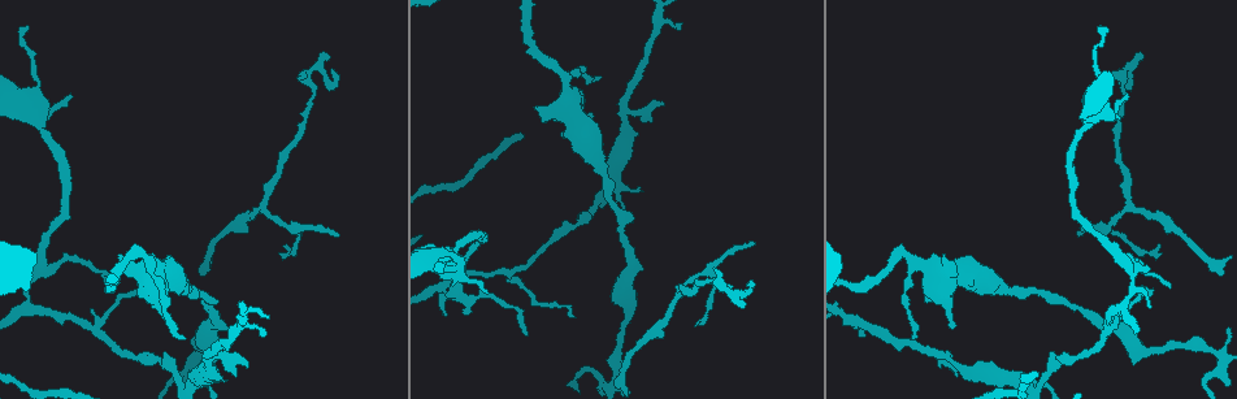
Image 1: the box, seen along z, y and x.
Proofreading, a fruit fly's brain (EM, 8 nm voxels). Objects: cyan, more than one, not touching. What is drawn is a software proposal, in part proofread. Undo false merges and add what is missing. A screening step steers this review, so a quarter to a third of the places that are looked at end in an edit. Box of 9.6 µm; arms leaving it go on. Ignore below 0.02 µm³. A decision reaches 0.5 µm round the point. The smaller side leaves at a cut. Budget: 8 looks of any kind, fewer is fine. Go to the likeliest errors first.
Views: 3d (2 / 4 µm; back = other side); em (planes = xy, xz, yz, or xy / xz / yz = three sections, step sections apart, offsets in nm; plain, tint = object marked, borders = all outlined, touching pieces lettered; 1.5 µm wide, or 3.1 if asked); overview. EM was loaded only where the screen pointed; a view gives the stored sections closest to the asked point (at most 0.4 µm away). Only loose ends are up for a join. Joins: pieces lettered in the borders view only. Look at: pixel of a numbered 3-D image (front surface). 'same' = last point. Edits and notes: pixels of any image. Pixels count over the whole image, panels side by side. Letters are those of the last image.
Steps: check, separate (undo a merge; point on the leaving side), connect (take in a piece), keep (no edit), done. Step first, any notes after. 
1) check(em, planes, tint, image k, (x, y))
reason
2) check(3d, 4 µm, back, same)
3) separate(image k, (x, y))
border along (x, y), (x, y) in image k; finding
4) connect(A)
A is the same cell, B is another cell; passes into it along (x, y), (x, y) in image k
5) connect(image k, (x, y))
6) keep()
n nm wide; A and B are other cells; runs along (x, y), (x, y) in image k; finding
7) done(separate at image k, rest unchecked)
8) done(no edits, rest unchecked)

check(em, yz, step 8, tint, image 1, (234, 376))
tapers out

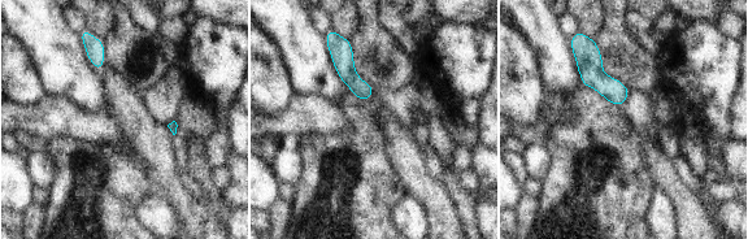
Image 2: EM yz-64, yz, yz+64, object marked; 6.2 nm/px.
check(em, planes, borders, same)
another direction

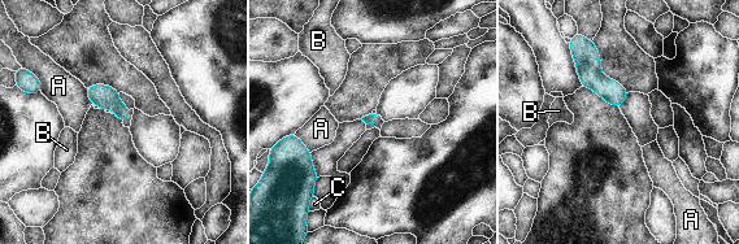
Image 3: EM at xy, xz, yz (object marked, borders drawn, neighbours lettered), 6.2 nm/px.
keep()
A, B and C are other cells; none of them fits

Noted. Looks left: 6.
check(3d, 2 µm, image 1, (679, 25))
free end

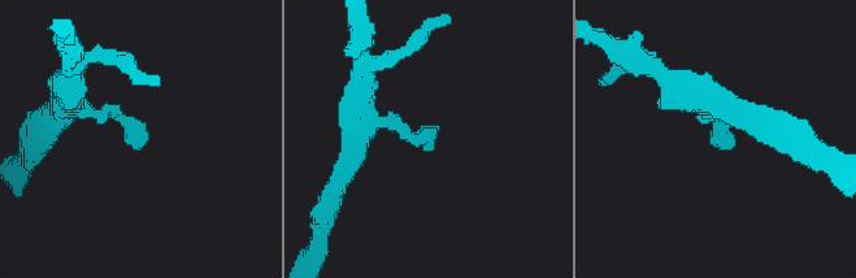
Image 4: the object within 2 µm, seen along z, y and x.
check(em, planes, borders, image 4, (133, 150))
now the EM

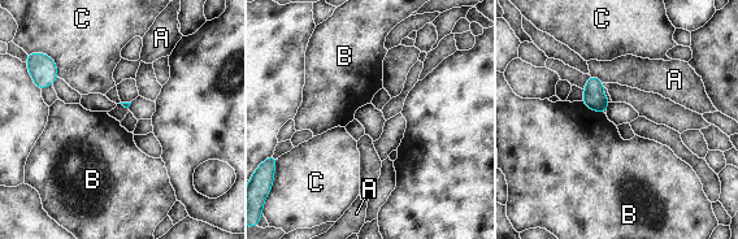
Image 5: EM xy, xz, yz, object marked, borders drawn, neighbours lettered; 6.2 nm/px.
keep()
A, B and C are other cells; border along (581, 101), (589, 108), (603, 113) in image 5; no lettered piece goes on from it

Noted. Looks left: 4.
check(em, planes, borders, image 1, (1082, 234))
free end

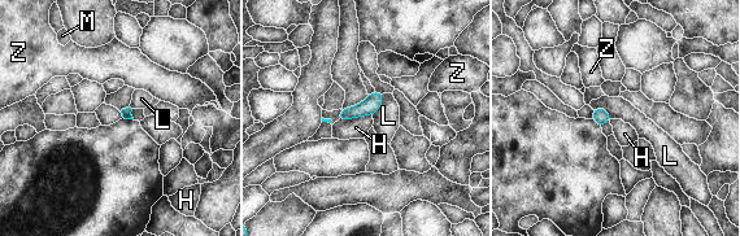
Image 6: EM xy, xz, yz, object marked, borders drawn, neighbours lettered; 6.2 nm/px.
keep()
H touches over 220 nm; H, L, M and Z are other cells; border along (371, 114), (338, 121) in image 6; no lettered piece goes on from it

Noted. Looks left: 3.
check(3d, 2 µm, image 1, (602, 77))
tapers out

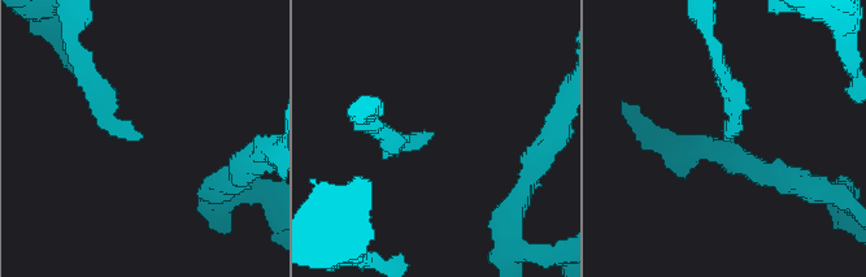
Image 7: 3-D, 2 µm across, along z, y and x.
check(em, planes, plain, image 7, (430, 134))
need the tissue

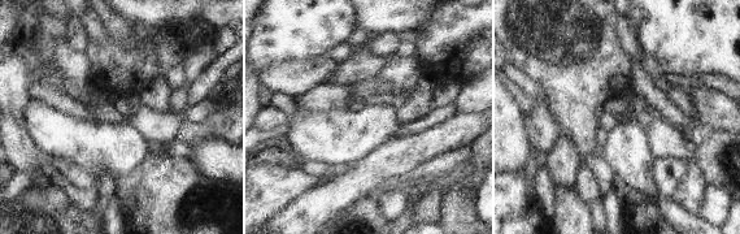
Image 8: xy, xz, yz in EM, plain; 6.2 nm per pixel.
check(em, planes, borders, same)

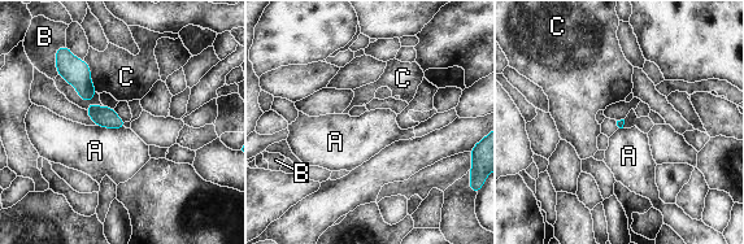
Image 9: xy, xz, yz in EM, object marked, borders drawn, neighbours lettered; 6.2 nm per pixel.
keep()
C touches over 220 nm; A, B and C are other cells; no lettered piece goes on from it

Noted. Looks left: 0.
done(no edits, rest unchecked)

